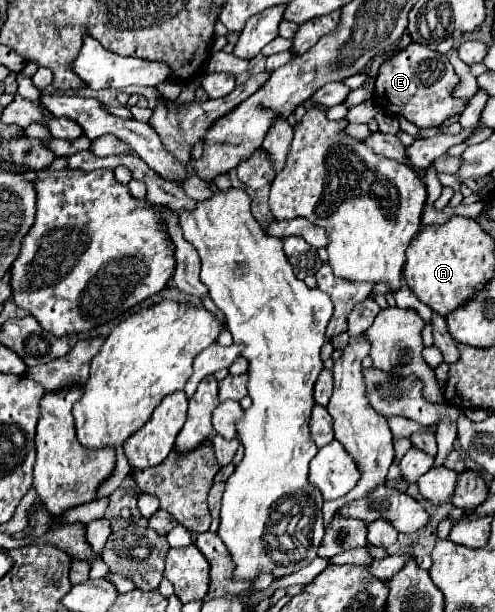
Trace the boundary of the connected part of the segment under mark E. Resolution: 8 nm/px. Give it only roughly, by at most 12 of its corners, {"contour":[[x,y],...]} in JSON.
{"contour":[[413,43],[381,65],[375,101],[419,129],[461,115],[445,55]]}

